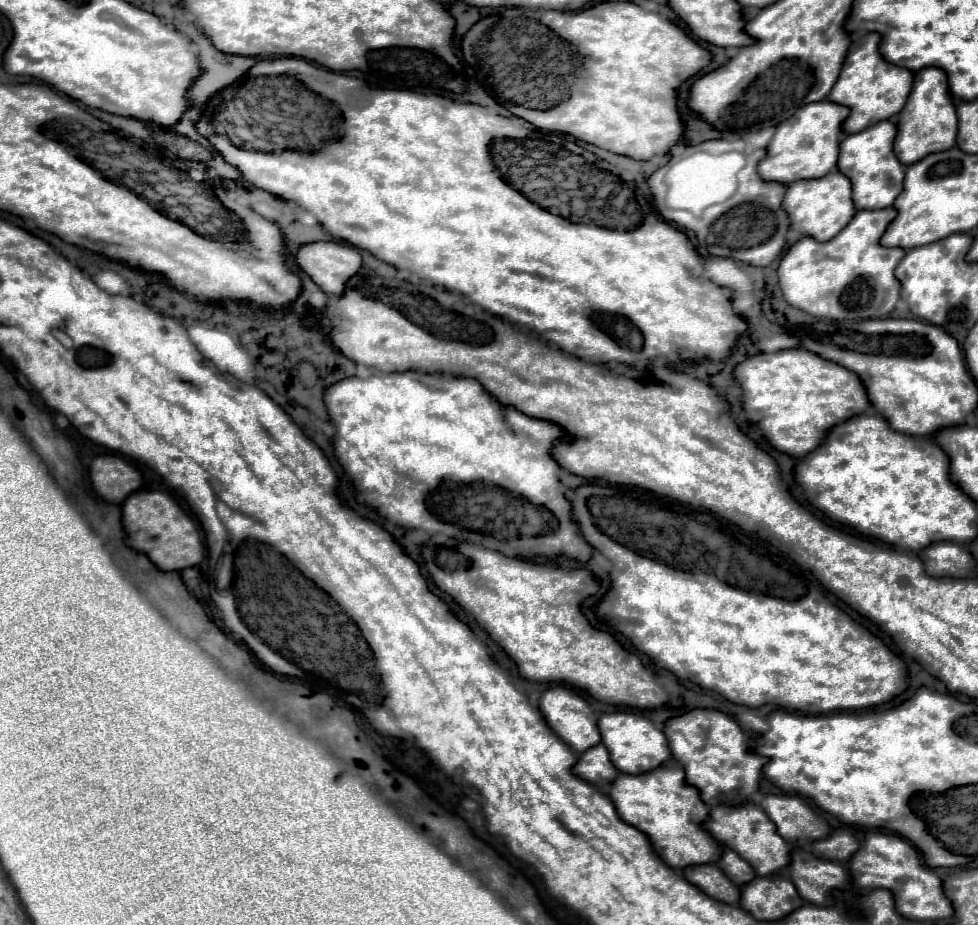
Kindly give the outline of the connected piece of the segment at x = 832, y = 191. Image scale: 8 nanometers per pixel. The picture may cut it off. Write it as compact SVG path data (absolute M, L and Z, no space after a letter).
M831 170L831 174L815 180L799 180L787 186L783 198L783 210L789 216L791 230L797 230L803 236L811 236L819 242L831 240L855 214L853 198L851 198L851 182L839 170Z

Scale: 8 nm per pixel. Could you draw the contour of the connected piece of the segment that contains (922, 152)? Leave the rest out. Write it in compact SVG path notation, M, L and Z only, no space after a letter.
M923 68L913 74L913 88L905 108L895 118L897 136L893 152L903 166L925 158L933 152L943 152L955 146L955 108L947 90L947 76L939 68Z

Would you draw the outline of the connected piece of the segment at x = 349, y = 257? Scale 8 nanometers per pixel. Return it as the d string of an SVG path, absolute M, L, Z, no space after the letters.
M323 240L301 244L295 262L327 294L343 294L345 280L361 270L361 256L353 246Z

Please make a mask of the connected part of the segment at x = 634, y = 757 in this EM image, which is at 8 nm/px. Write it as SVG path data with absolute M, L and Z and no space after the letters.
M635 712L601 714L597 720L597 728L601 732L601 742L609 750L609 758L619 772L639 774L639 770L651 770L651 766L659 766L659 762L671 758L663 732L657 730L655 724L643 714L635 714Z

